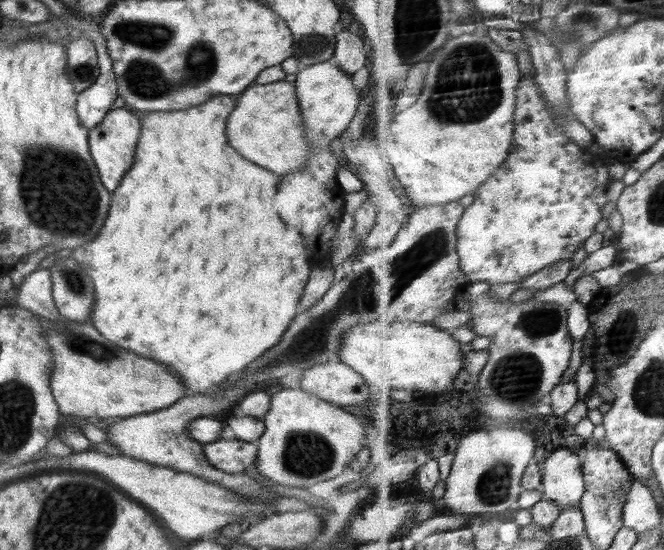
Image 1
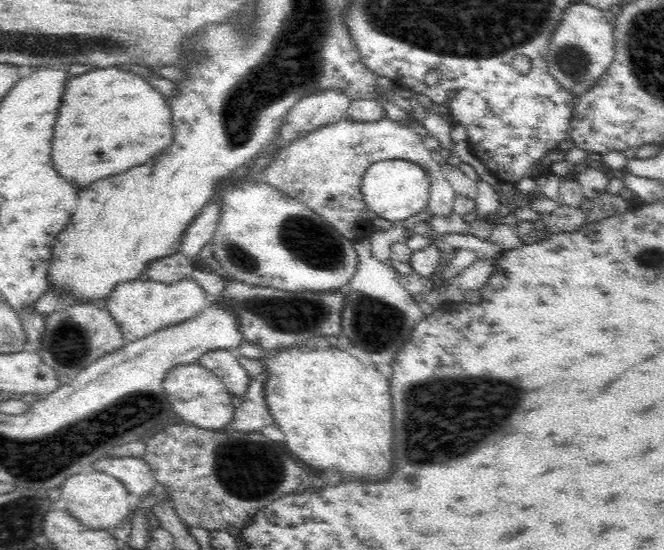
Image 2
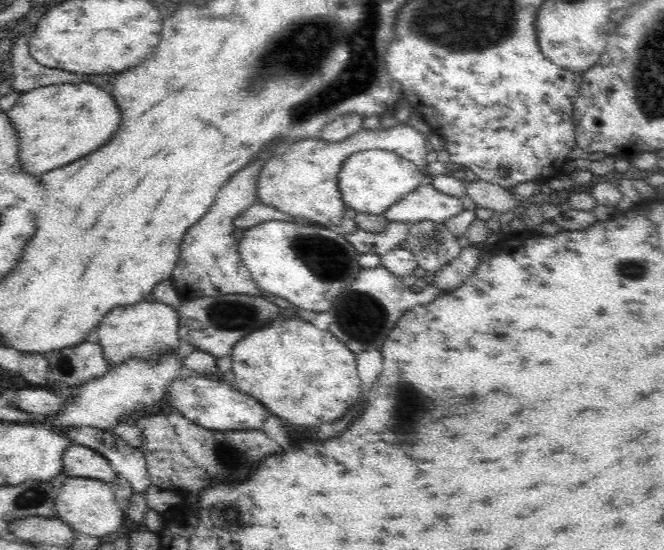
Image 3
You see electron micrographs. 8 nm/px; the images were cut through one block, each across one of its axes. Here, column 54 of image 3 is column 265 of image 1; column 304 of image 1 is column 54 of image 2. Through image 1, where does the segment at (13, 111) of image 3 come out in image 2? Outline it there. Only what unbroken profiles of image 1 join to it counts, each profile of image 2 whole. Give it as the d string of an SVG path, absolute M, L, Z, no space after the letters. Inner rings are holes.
M118 65L97 68L71 77L62 96L52 138L52 163L62 178L80 190L90 184L128 172L134 166L150 162L156 154L164 154L174 142L172 110L162 92L158 92L146 77L118 68Z

